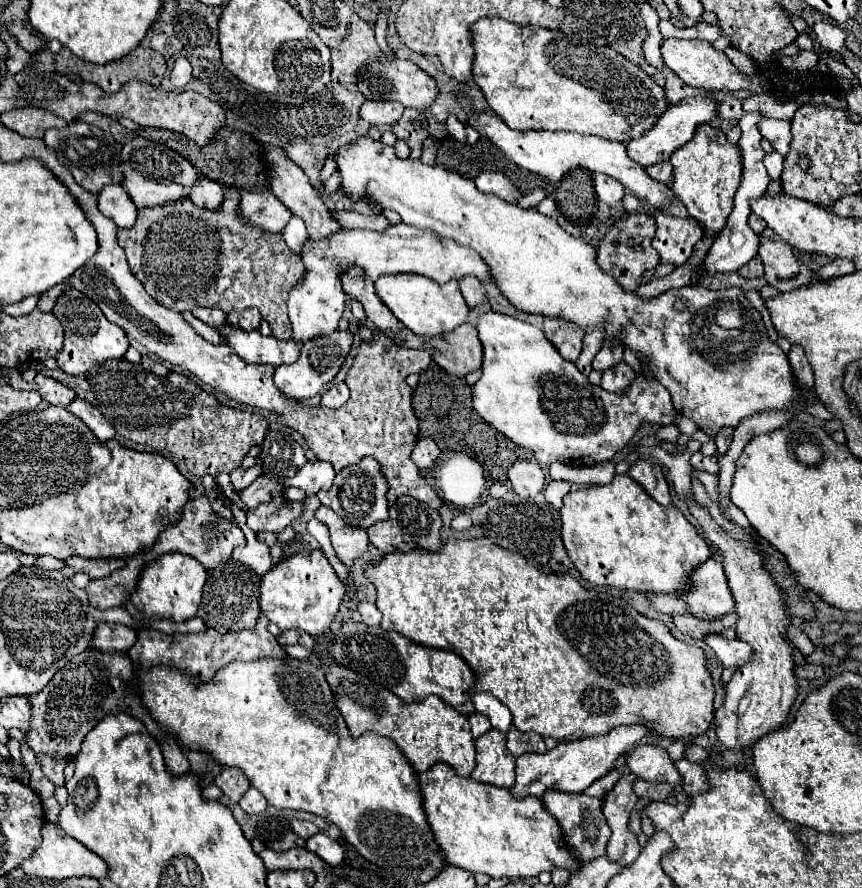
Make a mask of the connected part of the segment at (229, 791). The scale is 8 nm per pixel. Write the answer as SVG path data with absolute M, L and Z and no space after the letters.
M225 767L225 769L215 777L215 785L223 791L223 795L225 795L231 803L239 803L239 799L243 797L243 793L249 789L247 777L245 777L239 769L231 769L231 767Z

